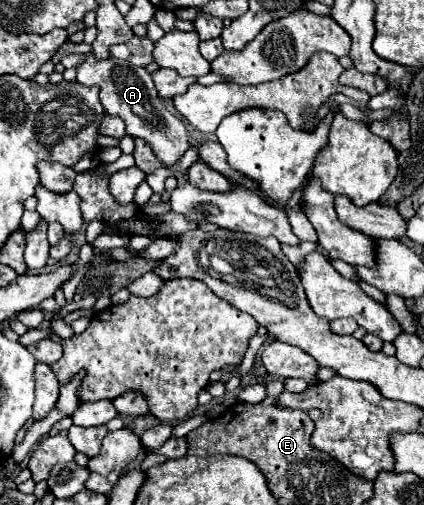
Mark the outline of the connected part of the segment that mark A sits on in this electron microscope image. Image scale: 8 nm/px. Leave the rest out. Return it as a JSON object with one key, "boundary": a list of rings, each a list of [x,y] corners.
{"boundary":[[[93,52],[85,54],[85,60],[75,66],[77,70],[77,82],[85,86],[99,86],[101,88],[101,104],[107,114],[121,116],[127,124],[127,134],[135,138],[143,138],[151,144],[153,152],[159,160],[163,160],[165,166],[175,164],[183,152],[189,148],[189,136],[185,130],[185,124],[175,118],[163,104],[163,100],[157,96],[157,90],[153,86],[151,74],[145,68],[127,64],[127,60],[97,60]]]}

